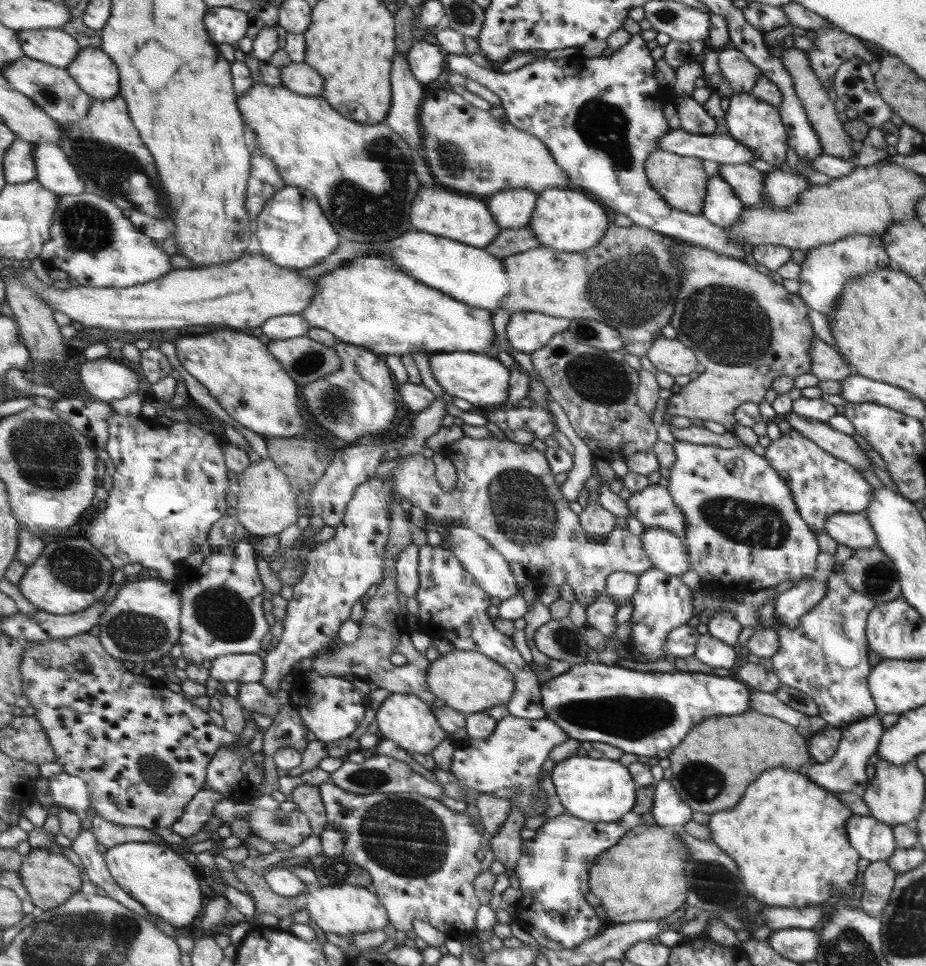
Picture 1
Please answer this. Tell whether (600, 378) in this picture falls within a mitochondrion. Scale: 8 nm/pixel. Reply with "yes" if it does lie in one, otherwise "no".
yes

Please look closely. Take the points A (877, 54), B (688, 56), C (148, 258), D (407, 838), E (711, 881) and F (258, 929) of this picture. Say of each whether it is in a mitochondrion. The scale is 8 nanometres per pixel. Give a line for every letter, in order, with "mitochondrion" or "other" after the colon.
A: other
B: other
C: other
D: mitochondrion
E: mitochondrion
F: other

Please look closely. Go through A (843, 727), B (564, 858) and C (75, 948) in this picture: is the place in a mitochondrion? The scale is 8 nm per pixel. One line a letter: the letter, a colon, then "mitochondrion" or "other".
A: other
B: mitochondrion
C: mitochondrion

